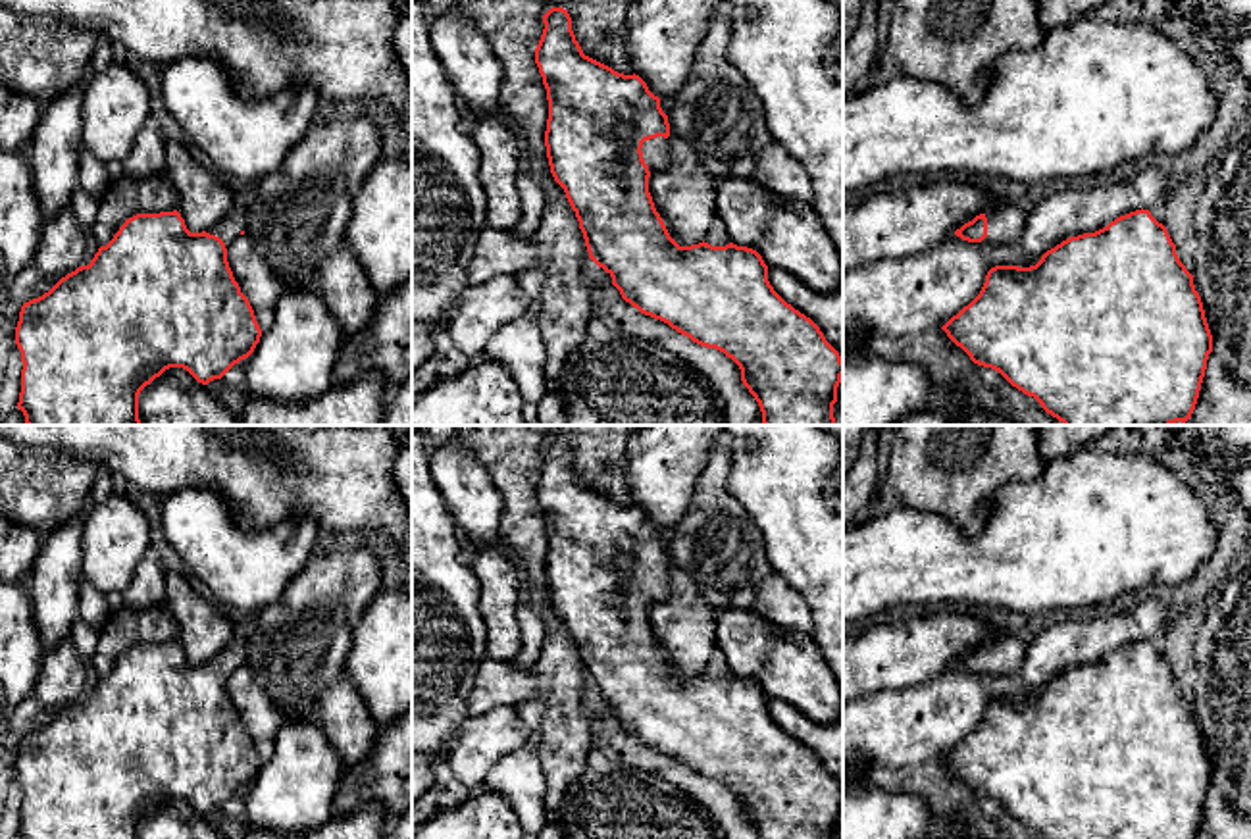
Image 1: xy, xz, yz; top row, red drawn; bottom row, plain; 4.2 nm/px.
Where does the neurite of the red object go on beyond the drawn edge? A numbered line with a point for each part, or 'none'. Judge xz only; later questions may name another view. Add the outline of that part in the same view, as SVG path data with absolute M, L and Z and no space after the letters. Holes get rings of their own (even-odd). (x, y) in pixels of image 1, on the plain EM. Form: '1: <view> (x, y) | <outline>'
1: xz (657, 585) | M664 568L645 572L641 583L651 604L662 602L670 597L670 573Z

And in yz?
1: yz (1005, 653) | M999 633L985 643L987 668L982 674L1012 675L1022 666L1028 647L1028 633Z

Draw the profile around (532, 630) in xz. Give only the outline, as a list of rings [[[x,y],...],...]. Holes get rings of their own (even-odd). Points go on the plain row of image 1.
[[[522,598],[518,602],[516,620],[520,625],[520,652],[510,666],[514,670],[529,670],[543,650],[547,627],[535,606]]]

